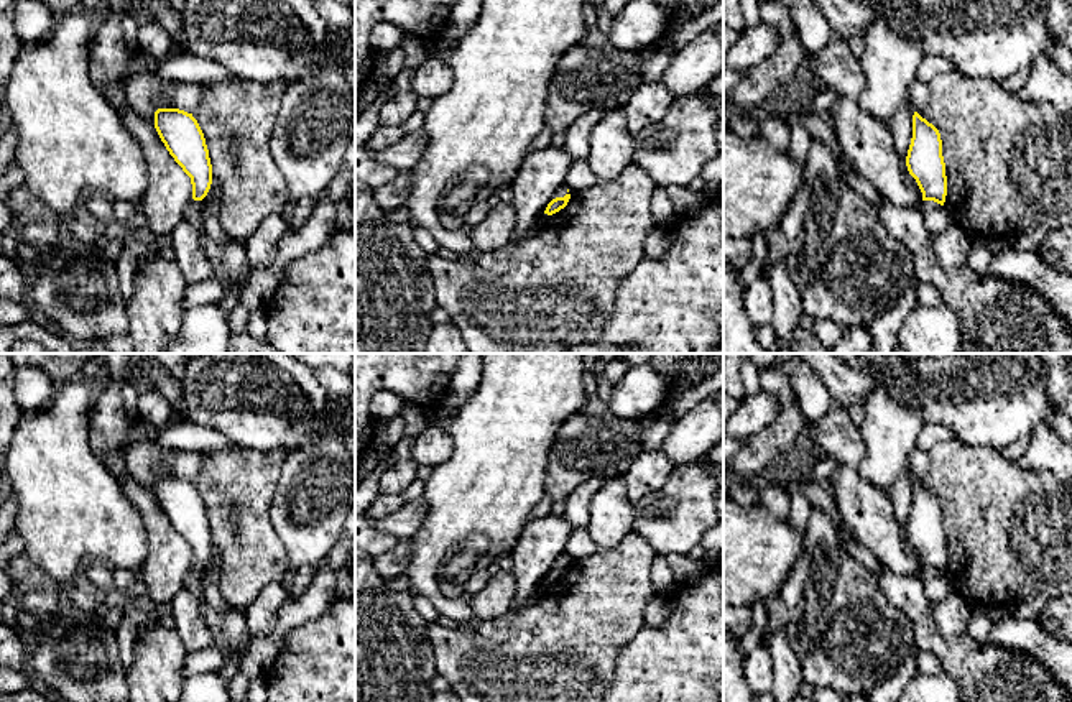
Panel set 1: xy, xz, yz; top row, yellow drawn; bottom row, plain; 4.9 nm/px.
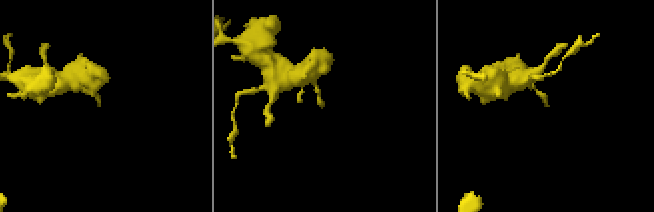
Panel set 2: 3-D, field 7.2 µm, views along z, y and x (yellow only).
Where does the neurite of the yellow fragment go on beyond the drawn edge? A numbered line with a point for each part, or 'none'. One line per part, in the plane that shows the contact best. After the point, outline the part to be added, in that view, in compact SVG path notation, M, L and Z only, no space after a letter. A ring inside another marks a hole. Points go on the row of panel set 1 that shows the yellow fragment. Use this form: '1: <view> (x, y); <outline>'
none

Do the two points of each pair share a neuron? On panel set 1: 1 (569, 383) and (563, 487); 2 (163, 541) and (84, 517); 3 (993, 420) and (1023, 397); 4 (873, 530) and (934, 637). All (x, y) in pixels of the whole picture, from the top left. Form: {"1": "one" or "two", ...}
{"1": "two", "2": "two", "3": "one", "4": "two"}

